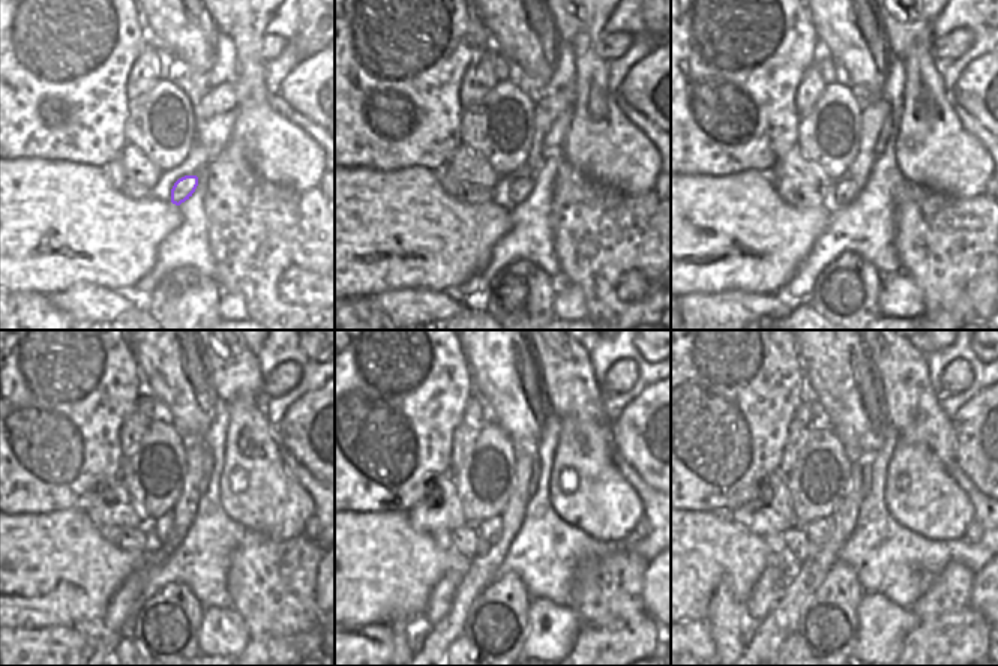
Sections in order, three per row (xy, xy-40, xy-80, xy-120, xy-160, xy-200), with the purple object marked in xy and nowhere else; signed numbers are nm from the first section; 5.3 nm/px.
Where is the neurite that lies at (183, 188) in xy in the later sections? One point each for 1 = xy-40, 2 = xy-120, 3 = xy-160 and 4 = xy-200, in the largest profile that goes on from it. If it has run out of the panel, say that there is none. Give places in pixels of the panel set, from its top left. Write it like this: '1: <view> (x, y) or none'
1: xy-40 (521, 188)
2: xy-120 (162, 525)
3: xy-160 (489, 530)
4: xy-200 (820, 531)

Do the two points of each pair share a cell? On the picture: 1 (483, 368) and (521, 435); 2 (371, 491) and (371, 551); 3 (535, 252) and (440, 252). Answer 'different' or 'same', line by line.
1: same
2: different
3: different

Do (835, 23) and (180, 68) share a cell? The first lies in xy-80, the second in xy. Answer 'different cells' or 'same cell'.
different cells

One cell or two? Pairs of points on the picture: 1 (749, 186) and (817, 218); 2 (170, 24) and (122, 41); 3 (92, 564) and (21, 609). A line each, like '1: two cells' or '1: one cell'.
1: one cell
2: two cells
3: one cell

